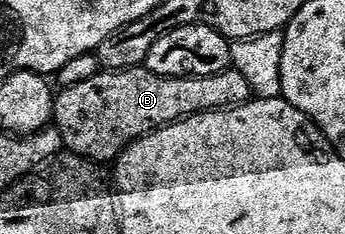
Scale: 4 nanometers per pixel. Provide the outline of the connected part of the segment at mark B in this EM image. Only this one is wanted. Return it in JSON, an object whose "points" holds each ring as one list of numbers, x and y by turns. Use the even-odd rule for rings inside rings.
{"points":[[144,66,122,68,119,72,100,70,88,82,80,82,71,88,62,88,54,97,53,127,60,130,62,143,67,153,93,160,99,166,117,161,129,144,142,140,157,128,166,128,177,120,187,120,189,116,198,116,201,112,225,112,228,108,239,108,250,103,252,91,247,78,244,78,233,66,215,76,191,78,172,78,152,74]]}

